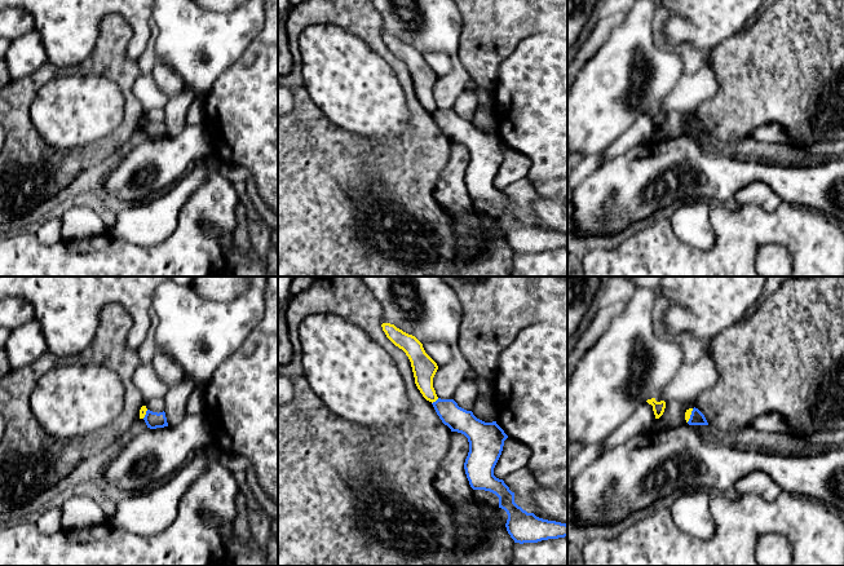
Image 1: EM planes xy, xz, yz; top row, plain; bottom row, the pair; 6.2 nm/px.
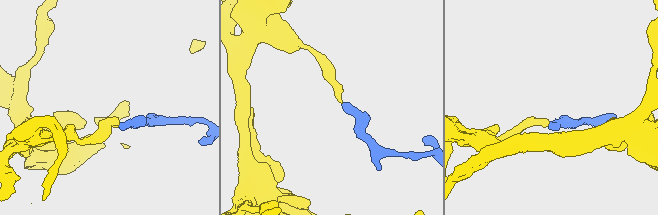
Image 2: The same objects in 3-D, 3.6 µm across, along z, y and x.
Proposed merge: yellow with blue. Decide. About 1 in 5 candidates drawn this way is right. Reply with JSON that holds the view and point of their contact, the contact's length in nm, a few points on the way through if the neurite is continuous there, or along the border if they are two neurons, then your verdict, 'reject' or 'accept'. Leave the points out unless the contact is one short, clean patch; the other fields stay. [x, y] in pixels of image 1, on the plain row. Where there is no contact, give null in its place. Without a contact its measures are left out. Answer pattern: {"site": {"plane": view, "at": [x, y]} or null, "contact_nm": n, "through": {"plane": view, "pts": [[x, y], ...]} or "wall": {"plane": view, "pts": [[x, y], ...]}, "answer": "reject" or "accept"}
{"site": {"plane": "xz", "at": [434, 111]}, "contact_nm": 60, "wall": {"plane": "xz", "pts": [[438, 109], [432, 114]]}, "answer": "reject"}

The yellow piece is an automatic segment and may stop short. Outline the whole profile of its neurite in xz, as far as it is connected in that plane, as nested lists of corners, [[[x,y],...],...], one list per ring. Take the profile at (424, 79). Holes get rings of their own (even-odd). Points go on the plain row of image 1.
[[[383,34],[381,37],[386,48],[408,67],[415,94],[423,107],[432,114],[436,112],[438,107],[433,98],[433,88],[438,80],[437,74],[425,63],[423,54],[415,47],[390,34]]]

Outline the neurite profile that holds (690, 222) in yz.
[[[706,200],[679,205],[670,217],[675,235],[690,247],[711,249],[715,246],[711,208],[712,203]]]

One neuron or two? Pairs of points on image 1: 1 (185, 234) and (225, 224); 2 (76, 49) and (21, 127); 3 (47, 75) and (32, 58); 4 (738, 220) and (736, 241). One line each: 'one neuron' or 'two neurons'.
1: one neuron
2: two neurons
3: two neurons
4: one neuron

